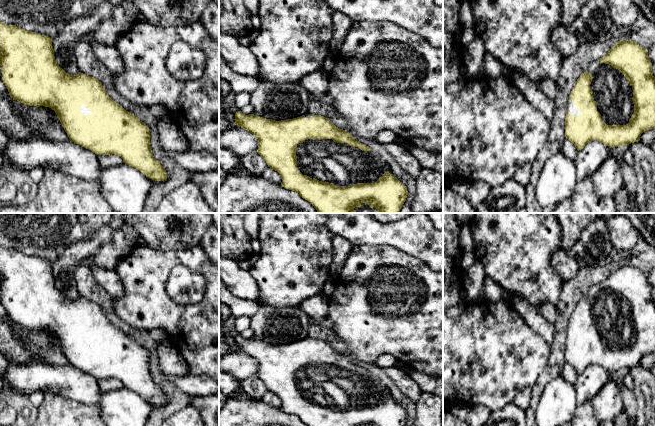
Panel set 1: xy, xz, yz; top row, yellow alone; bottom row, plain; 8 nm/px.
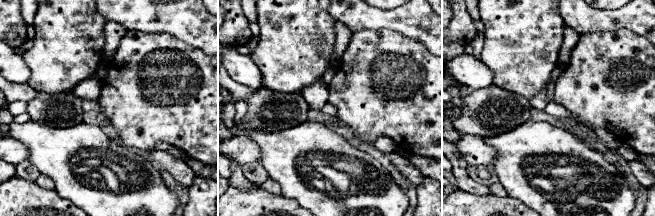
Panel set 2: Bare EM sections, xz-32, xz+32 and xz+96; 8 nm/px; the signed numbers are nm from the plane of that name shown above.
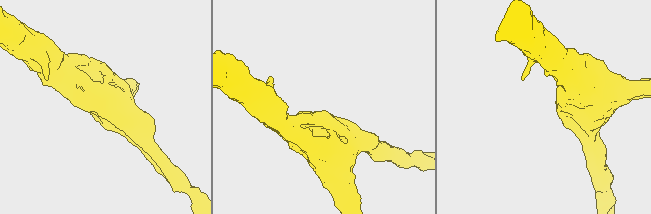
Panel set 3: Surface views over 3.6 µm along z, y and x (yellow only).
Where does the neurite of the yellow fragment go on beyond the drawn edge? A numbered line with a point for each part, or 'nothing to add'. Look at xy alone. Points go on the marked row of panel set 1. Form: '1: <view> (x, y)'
1: xy (84, 110)

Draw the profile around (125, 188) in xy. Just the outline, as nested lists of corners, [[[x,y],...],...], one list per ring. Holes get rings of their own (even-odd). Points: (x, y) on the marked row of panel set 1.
[[[126,163],[103,167],[96,182],[116,213],[141,213],[151,189],[149,178]]]

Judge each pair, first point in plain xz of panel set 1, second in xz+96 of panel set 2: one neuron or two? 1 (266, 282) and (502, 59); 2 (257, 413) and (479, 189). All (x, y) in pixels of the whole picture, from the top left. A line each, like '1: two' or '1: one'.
1: one
2: two

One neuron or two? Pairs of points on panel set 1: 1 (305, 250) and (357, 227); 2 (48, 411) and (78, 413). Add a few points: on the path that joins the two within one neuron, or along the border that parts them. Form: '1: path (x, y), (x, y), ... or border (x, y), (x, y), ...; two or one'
1: border (324, 223), (334, 235); two
2: path (55, 413), (71, 413); one

